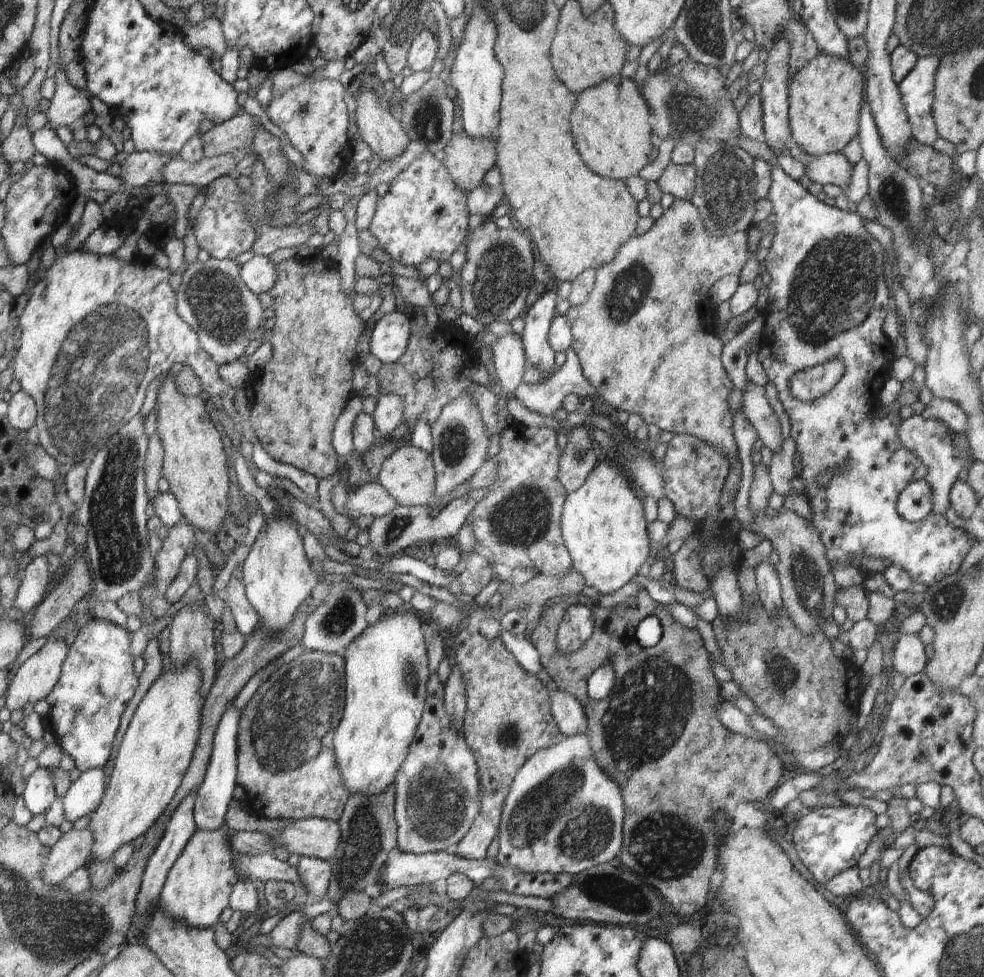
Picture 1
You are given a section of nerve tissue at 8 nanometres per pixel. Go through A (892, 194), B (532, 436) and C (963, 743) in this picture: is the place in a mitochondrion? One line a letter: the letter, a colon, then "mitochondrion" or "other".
A: mitochondrion
B: other
C: other

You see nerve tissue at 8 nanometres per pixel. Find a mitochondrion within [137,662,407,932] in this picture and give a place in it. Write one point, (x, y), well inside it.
(363, 843)

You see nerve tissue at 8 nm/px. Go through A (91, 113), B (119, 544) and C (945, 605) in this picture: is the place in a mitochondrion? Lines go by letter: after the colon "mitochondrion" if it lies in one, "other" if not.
A: other
B: mitochondrion
C: mitochondrion

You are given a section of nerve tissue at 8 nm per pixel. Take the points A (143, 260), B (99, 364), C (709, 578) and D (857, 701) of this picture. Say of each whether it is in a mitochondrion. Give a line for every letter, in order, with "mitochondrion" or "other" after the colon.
A: other
B: mitochondrion
C: other
D: other

